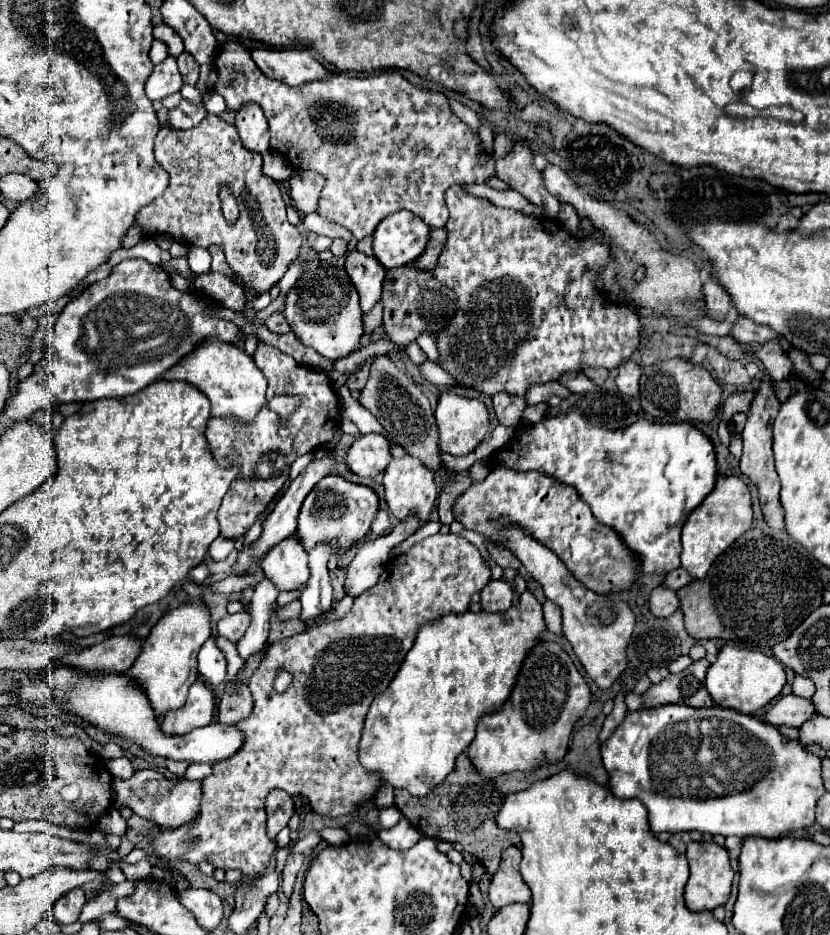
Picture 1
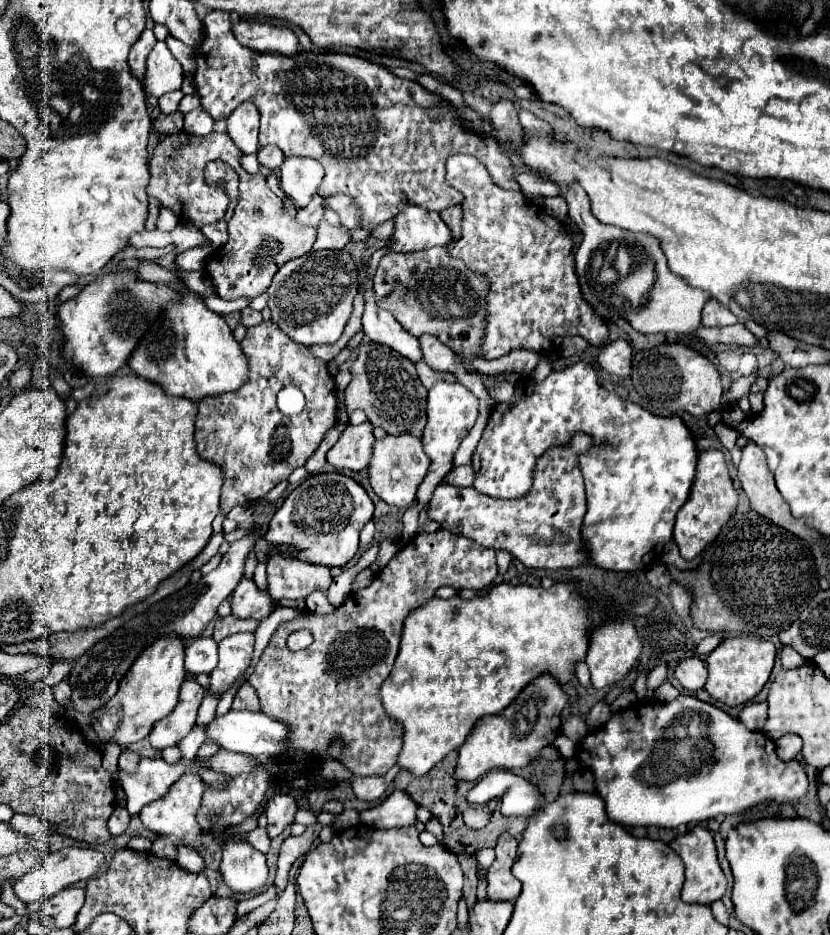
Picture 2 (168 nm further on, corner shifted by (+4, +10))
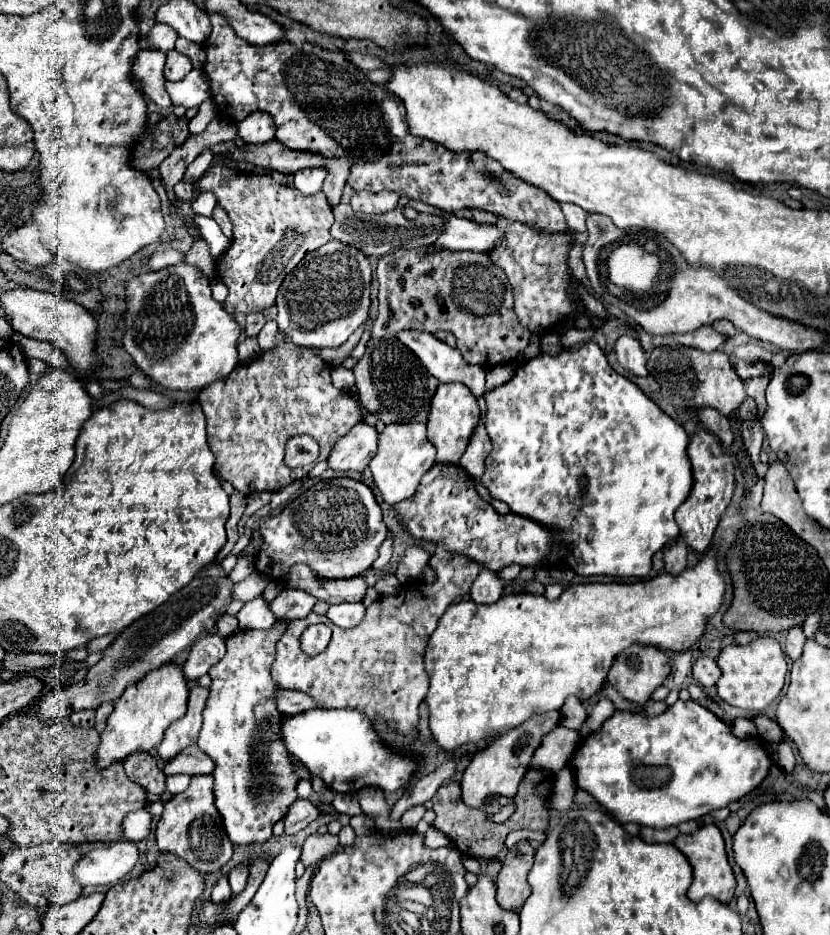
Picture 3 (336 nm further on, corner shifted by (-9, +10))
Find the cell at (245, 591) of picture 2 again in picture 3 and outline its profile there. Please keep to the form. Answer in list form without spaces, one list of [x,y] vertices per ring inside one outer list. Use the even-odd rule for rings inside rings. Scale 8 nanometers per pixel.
[[[283,588],[281,594],[269,604],[269,608],[277,618],[295,620],[295,618],[307,618],[315,602],[317,602],[315,596],[299,588]]]

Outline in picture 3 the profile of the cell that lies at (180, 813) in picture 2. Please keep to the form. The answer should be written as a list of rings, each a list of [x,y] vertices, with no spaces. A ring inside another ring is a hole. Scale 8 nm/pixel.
[[[193,776],[189,788],[173,796],[165,804],[165,812],[157,824],[157,846],[163,852],[175,854],[177,858],[191,864],[201,874],[217,872],[233,856],[231,840],[223,832],[223,820],[213,804],[213,776]]]

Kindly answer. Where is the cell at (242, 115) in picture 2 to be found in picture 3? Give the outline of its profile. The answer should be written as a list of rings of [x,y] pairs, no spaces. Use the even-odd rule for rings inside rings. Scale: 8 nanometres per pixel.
[[[253,112],[237,124],[237,136],[247,144],[265,144],[275,138],[275,124],[267,112]]]

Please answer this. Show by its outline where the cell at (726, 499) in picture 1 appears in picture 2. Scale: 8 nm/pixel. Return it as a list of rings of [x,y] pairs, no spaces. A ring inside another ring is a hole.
[[[720,450],[700,452],[696,470],[698,472],[690,498],[678,512],[674,524],[674,542],[678,544],[684,560],[694,560],[698,554],[702,554],[702,550],[714,540],[714,536],[718,536],[720,528],[726,524],[726,520],[730,520],[730,516],[736,512],[738,506],[738,492],[730,478],[726,458]]]

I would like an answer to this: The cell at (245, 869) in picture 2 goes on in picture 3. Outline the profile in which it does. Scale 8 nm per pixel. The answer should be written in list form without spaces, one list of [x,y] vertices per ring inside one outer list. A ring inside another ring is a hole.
[[[277,620],[271,630],[235,632],[227,638],[227,654],[209,672],[213,684],[197,746],[215,762],[215,806],[223,818],[227,836],[245,850],[247,844],[267,842],[273,824],[297,800],[297,760],[287,756],[287,748],[279,740],[283,712],[275,704],[275,692],[281,688],[271,678],[275,648],[283,630],[287,630],[287,620]]]

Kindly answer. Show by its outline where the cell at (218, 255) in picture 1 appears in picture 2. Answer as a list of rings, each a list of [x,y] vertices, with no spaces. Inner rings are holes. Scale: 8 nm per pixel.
[[[228,206],[228,210],[226,210],[226,216],[218,222],[218,224],[214,224],[214,226],[204,226],[202,228],[202,232],[204,232],[204,236],[216,246],[216,248],[220,248],[220,246],[224,246],[226,244],[226,240],[228,240],[228,222],[230,222],[230,218],[232,218],[232,206]]]

